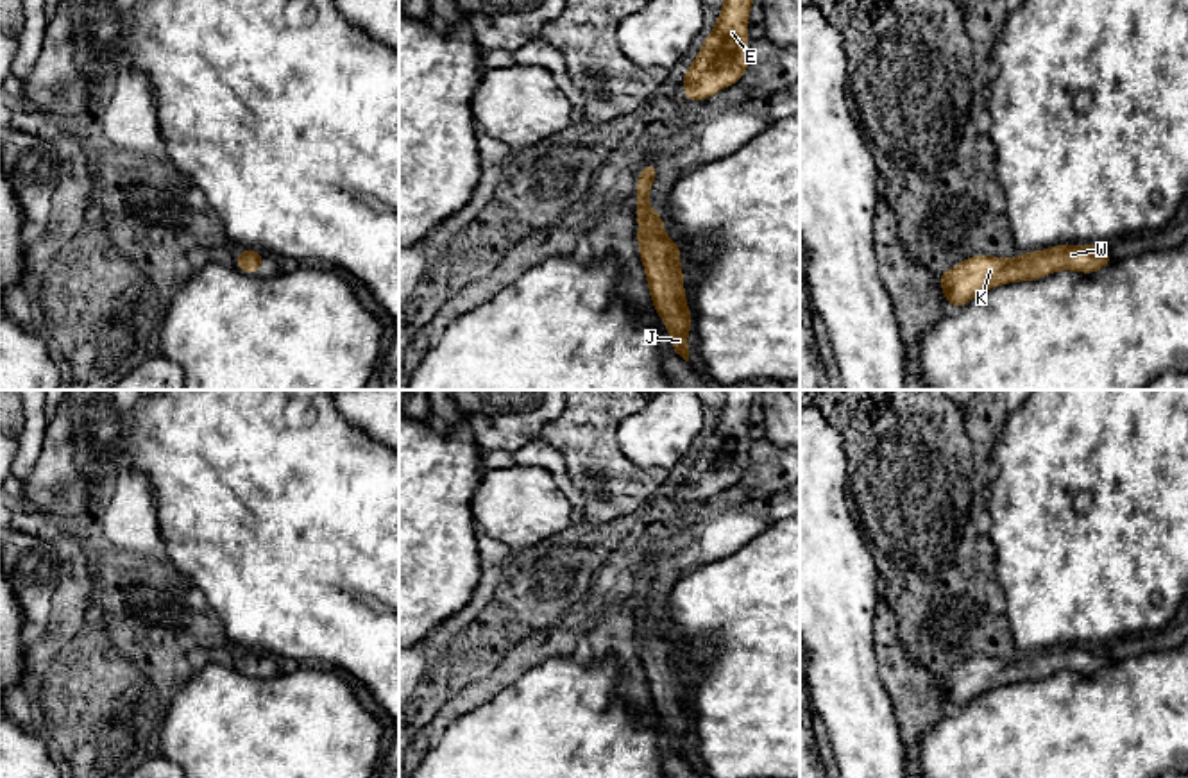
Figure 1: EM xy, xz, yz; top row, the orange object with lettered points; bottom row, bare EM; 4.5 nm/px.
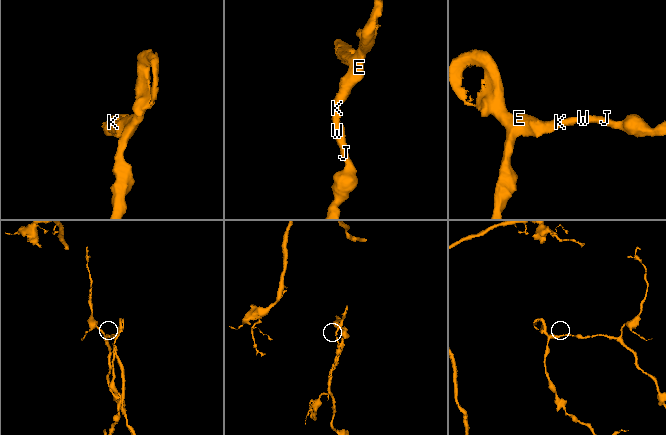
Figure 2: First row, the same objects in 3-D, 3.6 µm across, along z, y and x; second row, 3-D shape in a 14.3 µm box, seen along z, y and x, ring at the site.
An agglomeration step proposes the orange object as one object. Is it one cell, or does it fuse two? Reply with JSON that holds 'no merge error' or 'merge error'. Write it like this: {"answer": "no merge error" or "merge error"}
{"answer": "no merge error"}

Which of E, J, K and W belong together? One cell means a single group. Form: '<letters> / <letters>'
E J K W

